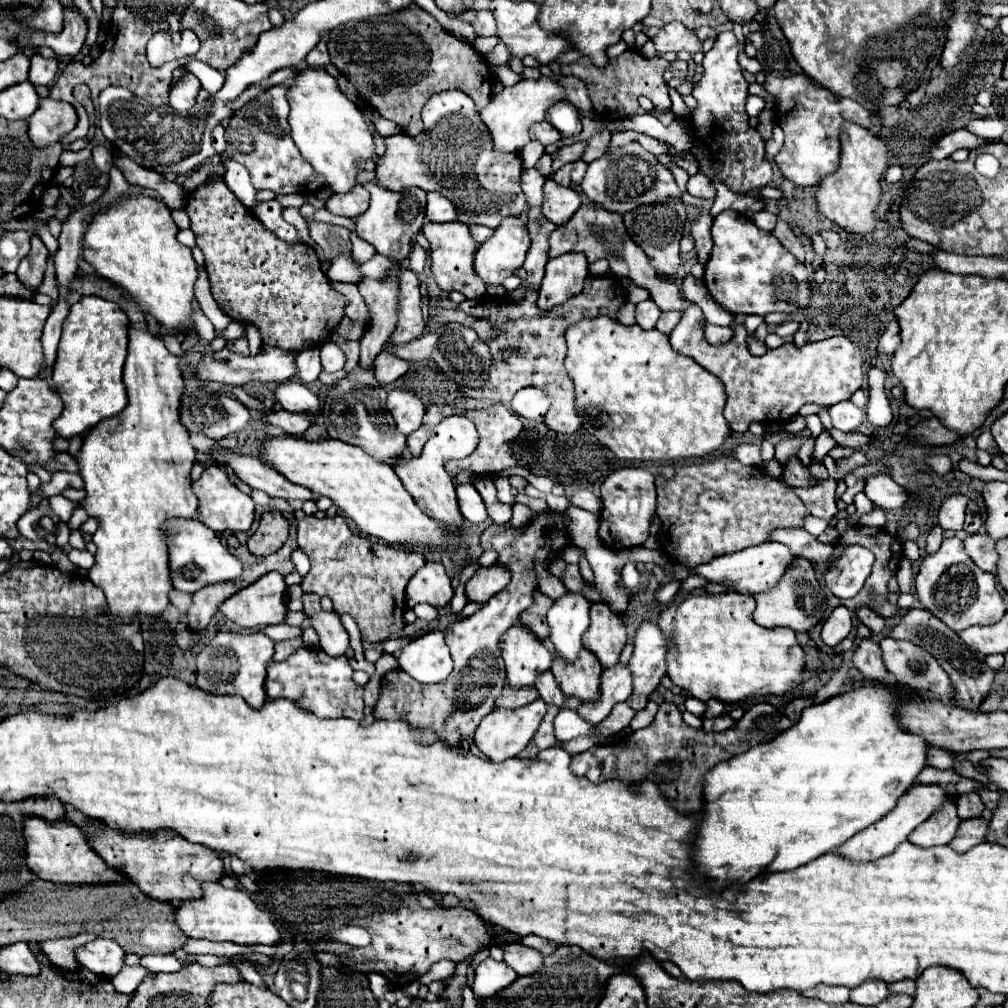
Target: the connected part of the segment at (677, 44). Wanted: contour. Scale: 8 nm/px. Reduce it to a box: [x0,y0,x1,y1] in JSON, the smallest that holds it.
[651,22,701,54]

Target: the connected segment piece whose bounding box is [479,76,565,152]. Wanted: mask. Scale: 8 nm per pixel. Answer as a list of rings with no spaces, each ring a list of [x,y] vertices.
[[[541,76],[539,80],[521,80],[511,88],[503,88],[501,94],[493,96],[487,108],[481,110],[481,120],[489,128],[495,150],[499,152],[521,152],[525,144],[529,144],[529,126],[543,120],[547,110],[557,104],[565,94],[563,86],[549,76]]]

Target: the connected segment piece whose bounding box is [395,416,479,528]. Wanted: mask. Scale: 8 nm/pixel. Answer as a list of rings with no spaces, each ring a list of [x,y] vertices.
[[[449,416],[443,418],[435,428],[433,436],[427,440],[421,458],[401,458],[395,466],[401,482],[405,484],[405,490],[413,496],[417,506],[431,518],[445,522],[447,526],[461,528],[463,524],[463,514],[457,504],[457,494],[455,494],[455,482],[453,478],[445,472],[445,464],[449,460],[461,460],[467,458],[469,454],[475,452],[479,444],[479,434],[475,424],[465,418],[465,416]]]

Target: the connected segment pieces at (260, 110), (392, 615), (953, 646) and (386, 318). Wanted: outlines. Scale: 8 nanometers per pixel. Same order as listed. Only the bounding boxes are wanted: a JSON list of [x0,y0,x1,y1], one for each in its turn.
[[221,84,325,194],[295,510,425,642],[887,608,993,710],[359,276,397,370]]

